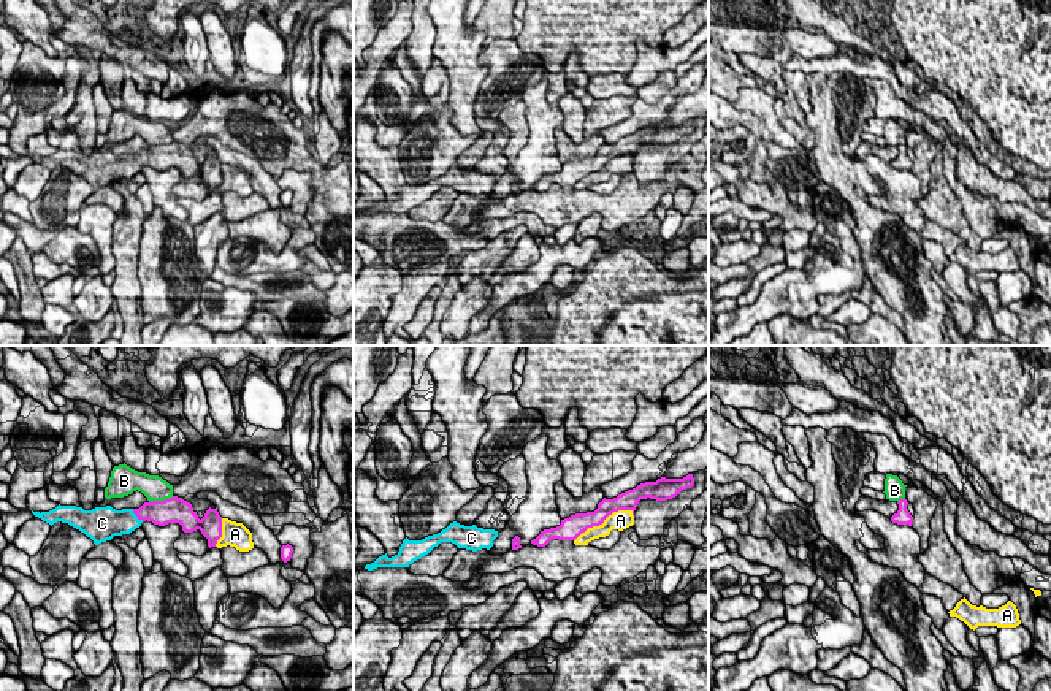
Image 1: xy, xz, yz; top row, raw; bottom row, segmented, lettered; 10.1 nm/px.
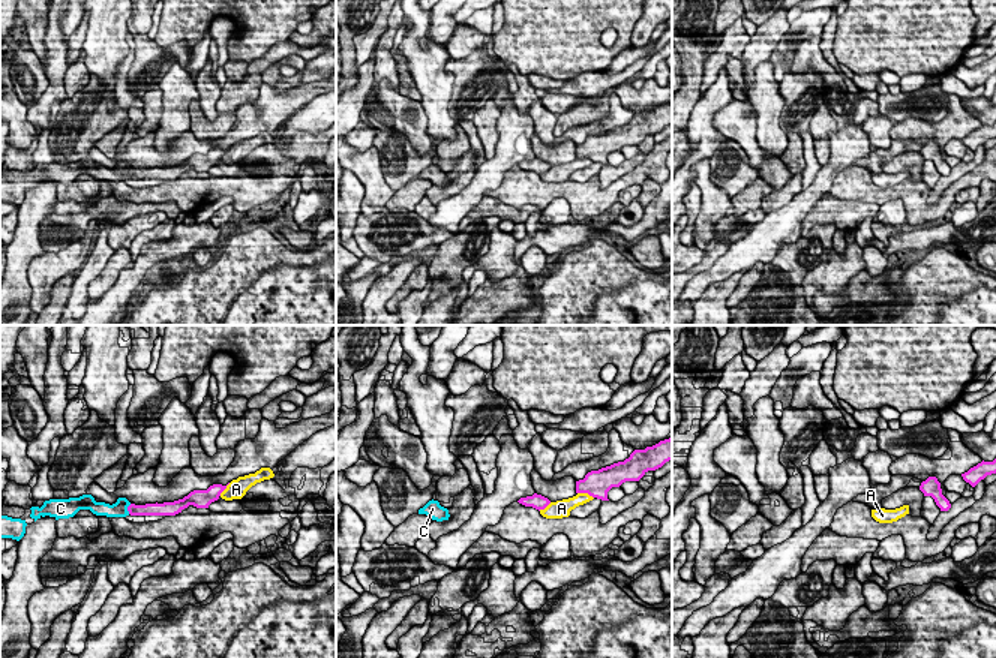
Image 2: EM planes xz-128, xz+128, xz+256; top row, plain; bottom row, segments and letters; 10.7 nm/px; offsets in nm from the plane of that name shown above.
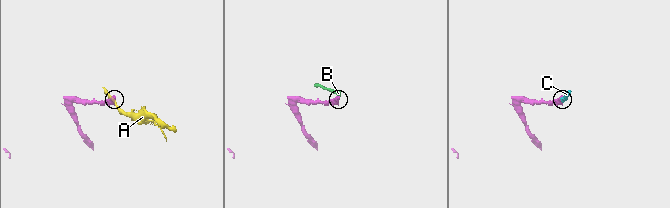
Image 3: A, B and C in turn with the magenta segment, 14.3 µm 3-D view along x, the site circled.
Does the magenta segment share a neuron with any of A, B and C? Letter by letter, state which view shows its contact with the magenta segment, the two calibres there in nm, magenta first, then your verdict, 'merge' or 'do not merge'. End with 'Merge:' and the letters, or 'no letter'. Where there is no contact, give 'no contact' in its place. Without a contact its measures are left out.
A: xz | 200/200 nm | do not merge
B: xy | 260/240 nm | do not merge
C: xy | 260/260 nm | merge
Merge: C

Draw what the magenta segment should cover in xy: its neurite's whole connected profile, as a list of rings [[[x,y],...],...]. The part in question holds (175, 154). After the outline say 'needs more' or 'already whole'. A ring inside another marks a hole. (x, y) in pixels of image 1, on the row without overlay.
[[[173,141],[165,146],[144,147],[139,154],[116,155],[111,151],[84,155],[76,151],[57,151],[49,157],[32,158],[51,171],[57,166],[68,168],[94,185],[95,190],[111,185],[114,181],[130,179],[143,166],[165,171],[179,168],[184,178],[197,174],[208,184],[208,192],[216,192],[222,182],[222,162],[216,154],[208,154],[200,165],[192,149],[182,143]]]; needs more

